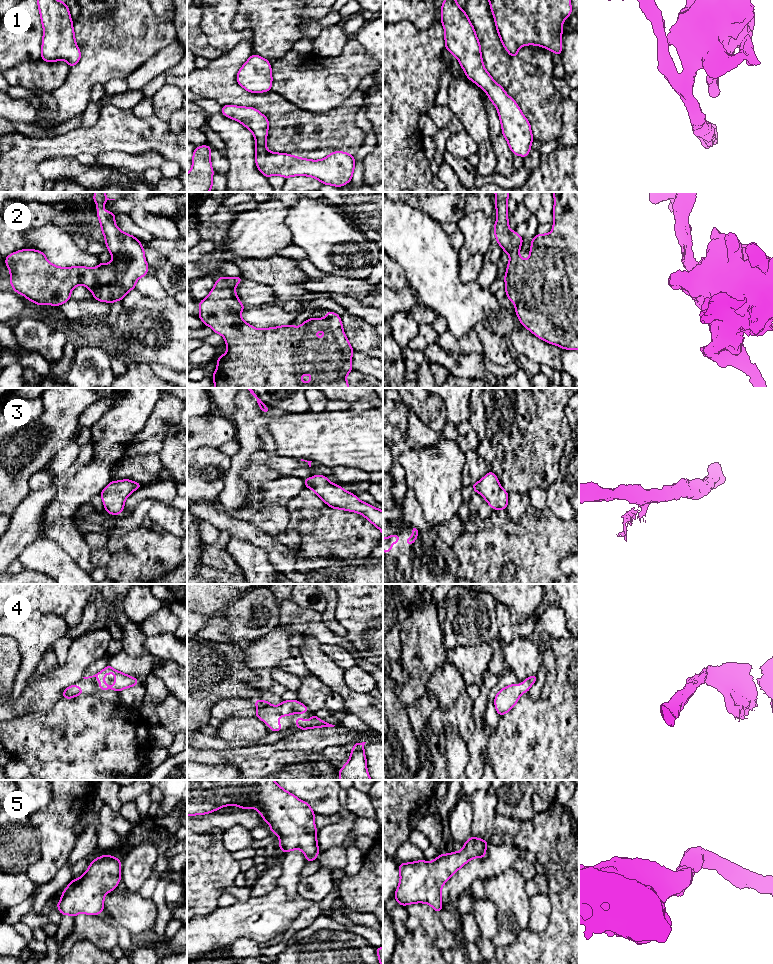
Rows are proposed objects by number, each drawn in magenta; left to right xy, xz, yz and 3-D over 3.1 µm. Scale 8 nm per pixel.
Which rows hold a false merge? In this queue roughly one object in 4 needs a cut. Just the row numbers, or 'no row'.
no row

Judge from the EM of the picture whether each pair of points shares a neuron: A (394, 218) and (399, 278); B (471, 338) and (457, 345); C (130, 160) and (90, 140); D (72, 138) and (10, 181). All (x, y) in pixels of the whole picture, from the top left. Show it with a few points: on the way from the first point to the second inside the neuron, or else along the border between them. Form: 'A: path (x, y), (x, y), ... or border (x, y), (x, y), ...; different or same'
A: border (393, 260), (403, 270), (408, 284); different
B: path (468, 341), (464, 345), (460, 345); same
C: border (136, 153), (105, 152), (96, 156); different
D: path (56, 146), (40, 149), (24, 165); same

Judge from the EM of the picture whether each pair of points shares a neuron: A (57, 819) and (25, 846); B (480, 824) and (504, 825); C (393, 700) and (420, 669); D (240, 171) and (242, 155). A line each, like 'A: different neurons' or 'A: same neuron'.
A: different neurons
B: different neurons
C: different neurons
D: same neuron

